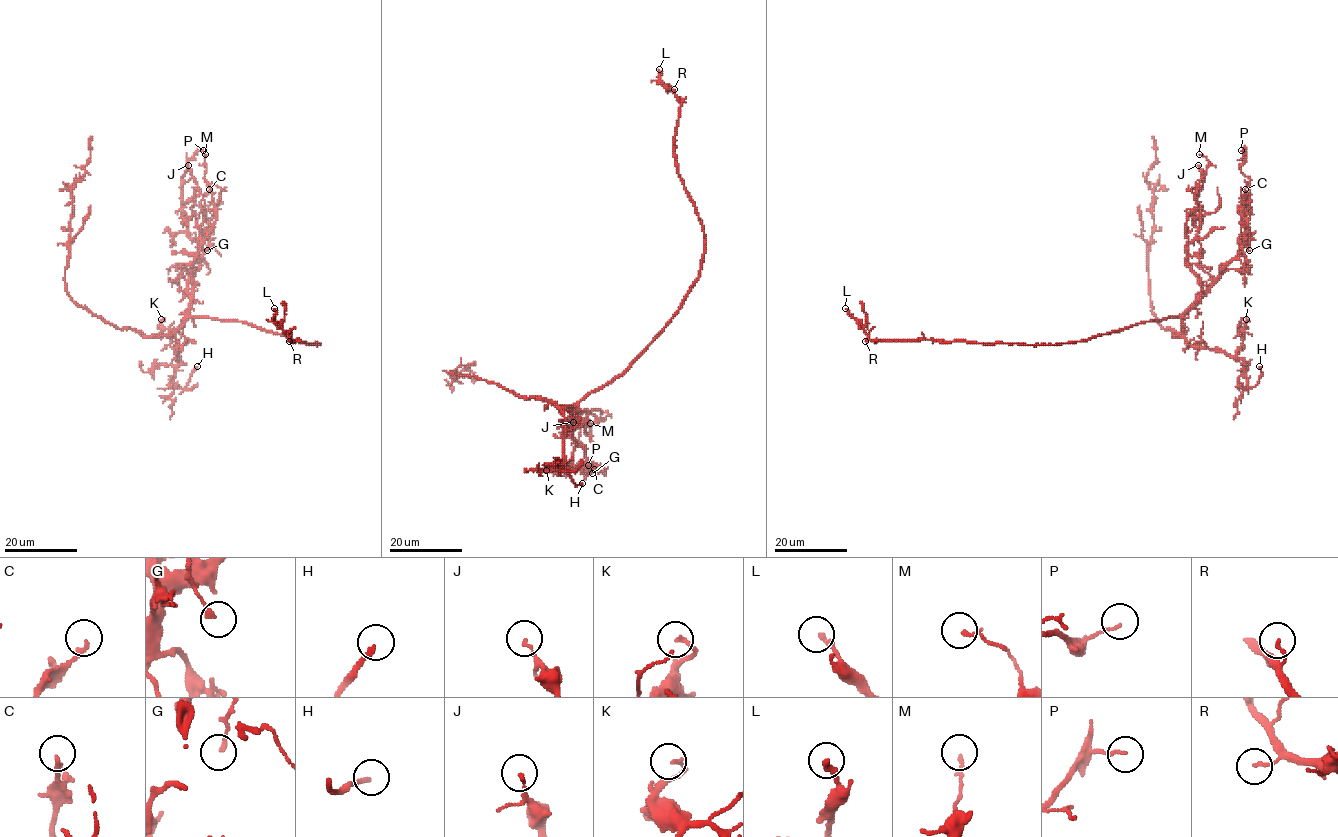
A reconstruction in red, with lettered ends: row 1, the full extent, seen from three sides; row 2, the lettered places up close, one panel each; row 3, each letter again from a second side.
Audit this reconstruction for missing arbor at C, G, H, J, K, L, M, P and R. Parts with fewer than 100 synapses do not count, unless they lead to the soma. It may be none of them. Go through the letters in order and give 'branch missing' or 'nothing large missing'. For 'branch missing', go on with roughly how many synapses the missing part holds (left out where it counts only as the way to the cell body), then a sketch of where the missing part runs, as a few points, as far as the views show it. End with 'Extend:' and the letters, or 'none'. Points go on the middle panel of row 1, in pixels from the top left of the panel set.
C: nothing large missing
G: nothing large missing
H: branch missing; course (582, 483), (592, 480), (617, 488), (635, 489), (653, 501), (660, 511)
J: nothing large missing
K: nothing large missing
L: nothing large missing
M: nothing large missing
P: nothing large missing
R: nothing large missing
Extend: H

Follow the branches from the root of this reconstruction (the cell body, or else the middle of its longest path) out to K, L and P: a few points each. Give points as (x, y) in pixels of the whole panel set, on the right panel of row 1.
K: (1154, 320), (1180, 317), (1189, 343), (1235, 356), (1242, 345), (1240, 329), (1248, 321), (1246, 319)
L: (1154, 320), (1090, 339), (1054, 344), (873, 341), (845, 308)
P: (1154, 320), (1179, 317), (1238, 254), (1243, 212), (1250, 199), (1250, 182), (1240, 169), (1241, 150)

